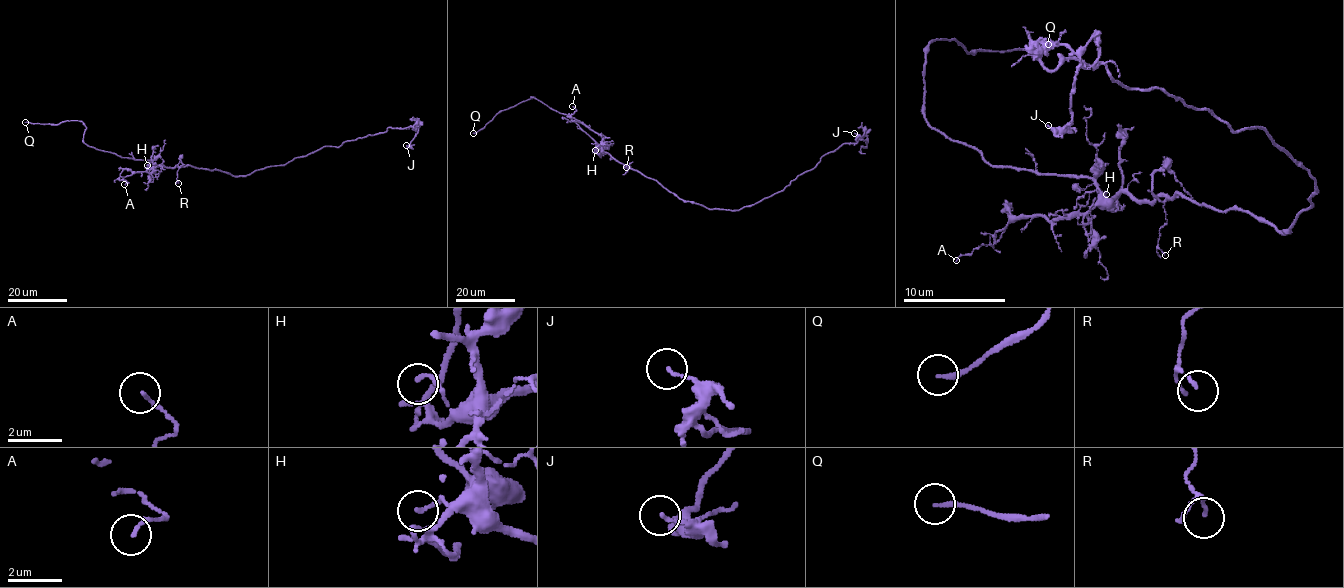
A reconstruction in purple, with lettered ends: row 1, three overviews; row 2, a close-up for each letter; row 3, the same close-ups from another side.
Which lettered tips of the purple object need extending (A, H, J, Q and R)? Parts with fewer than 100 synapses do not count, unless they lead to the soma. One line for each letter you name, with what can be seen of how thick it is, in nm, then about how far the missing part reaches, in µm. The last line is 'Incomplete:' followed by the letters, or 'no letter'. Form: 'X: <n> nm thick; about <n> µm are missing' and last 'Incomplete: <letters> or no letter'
Q: 180 nm thick; about 15 µm are missing
Incomplete: Q

